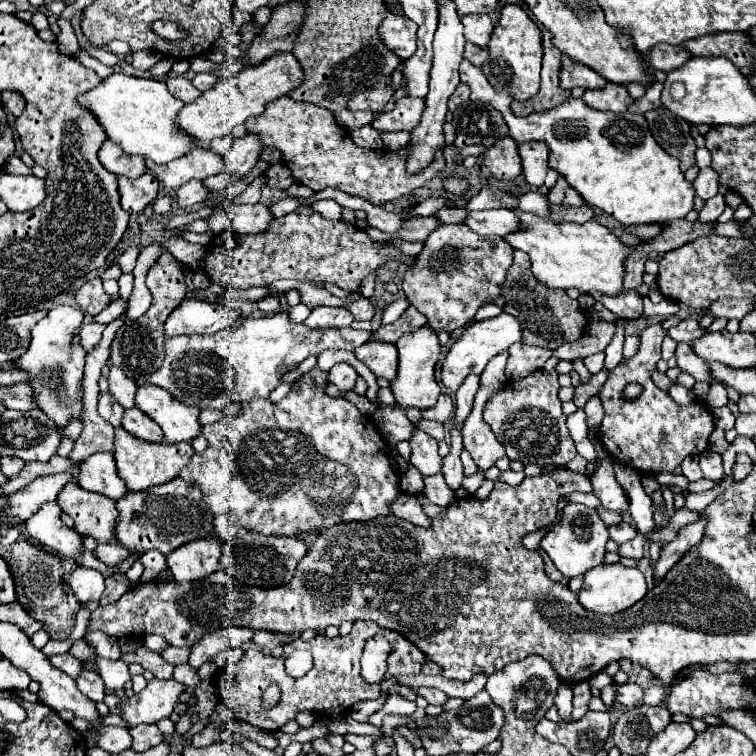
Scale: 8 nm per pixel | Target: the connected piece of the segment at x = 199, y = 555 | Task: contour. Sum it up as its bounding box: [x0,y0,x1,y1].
[165,537,221,581]

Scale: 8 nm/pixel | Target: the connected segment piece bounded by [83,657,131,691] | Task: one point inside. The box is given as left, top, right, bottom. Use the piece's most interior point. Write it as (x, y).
(115, 673)

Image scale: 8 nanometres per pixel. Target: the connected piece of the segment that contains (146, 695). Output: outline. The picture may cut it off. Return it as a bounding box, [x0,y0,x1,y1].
[121,679,185,727]

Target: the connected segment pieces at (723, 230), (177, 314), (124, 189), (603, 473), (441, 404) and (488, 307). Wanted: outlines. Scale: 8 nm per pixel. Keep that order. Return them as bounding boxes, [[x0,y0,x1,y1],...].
[[713,221,741,237],[165,299,239,335],[119,173,159,213],[591,461,629,513],[421,395,453,421],[475,304,502,321]]

